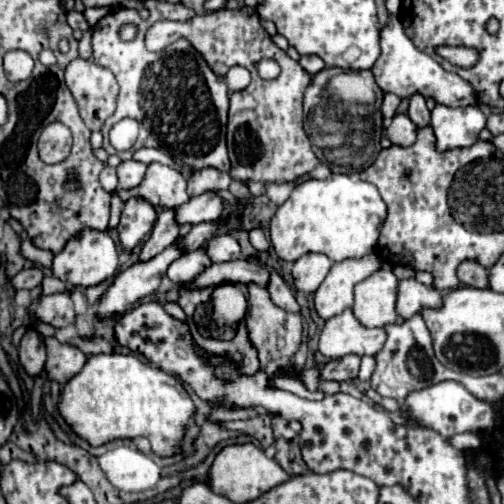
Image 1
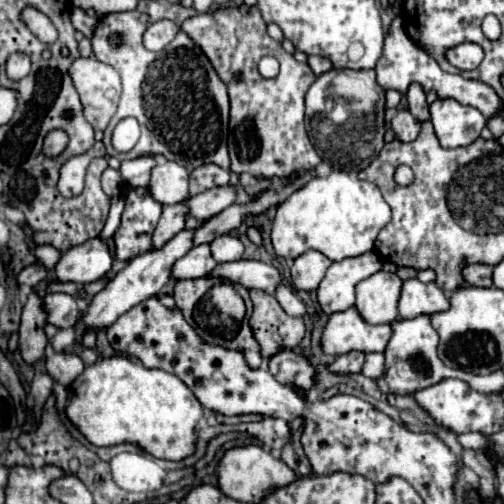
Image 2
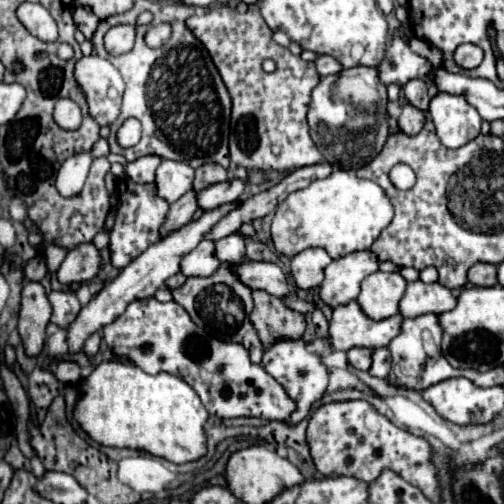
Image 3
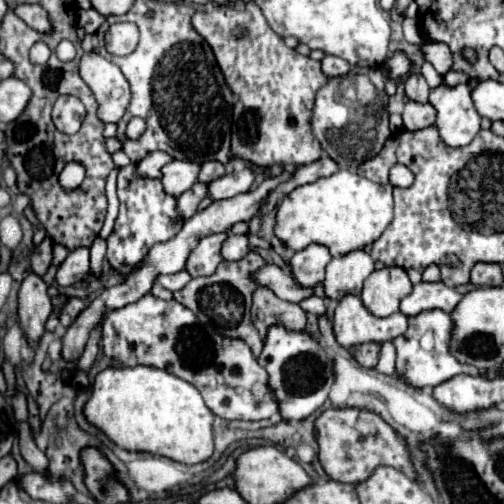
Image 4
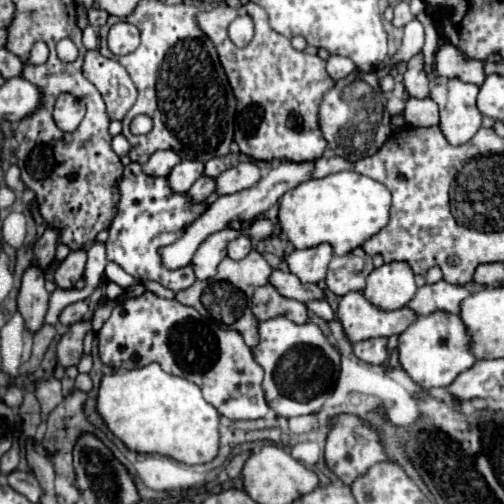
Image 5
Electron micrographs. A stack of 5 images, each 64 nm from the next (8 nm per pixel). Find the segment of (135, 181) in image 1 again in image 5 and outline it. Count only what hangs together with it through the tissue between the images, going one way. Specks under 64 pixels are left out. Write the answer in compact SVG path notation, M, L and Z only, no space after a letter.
M158 150L150 156L150 160L144 164L144 172L150 176L168 176L170 170L180 162L178 152L172 150Z

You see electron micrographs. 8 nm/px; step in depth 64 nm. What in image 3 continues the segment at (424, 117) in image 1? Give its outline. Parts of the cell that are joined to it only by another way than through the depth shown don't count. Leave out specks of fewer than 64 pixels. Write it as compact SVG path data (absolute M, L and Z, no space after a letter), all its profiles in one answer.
M410 80L404 88L404 94L408 98L408 102L420 110L428 110L428 102L430 102L430 96L428 96L428 86L424 80Z

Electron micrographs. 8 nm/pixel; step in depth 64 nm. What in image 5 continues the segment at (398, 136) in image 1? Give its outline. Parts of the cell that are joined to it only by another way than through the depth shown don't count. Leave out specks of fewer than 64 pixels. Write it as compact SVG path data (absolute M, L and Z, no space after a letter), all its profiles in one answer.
M408 98L404 118L410 126L436 126L438 118L438 104L432 98Z

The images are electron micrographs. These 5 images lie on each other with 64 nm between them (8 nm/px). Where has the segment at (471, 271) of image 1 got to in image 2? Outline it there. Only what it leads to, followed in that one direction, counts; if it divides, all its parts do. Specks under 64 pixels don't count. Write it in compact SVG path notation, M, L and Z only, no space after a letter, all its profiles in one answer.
M470 264L464 268L464 280L470 286L482 286L488 288L492 286L492 266L488 264Z

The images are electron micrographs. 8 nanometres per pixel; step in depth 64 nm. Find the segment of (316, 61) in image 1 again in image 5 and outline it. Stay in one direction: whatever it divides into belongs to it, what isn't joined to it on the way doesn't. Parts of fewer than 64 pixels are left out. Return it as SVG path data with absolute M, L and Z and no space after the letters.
M332 56L330 60L328 60L328 74L334 78L334 80L342 80L342 78L346 78L348 74L352 74L352 72L356 72L358 68L356 68L356 64L352 64L352 60L348 60L348 58L344 58L344 56Z

